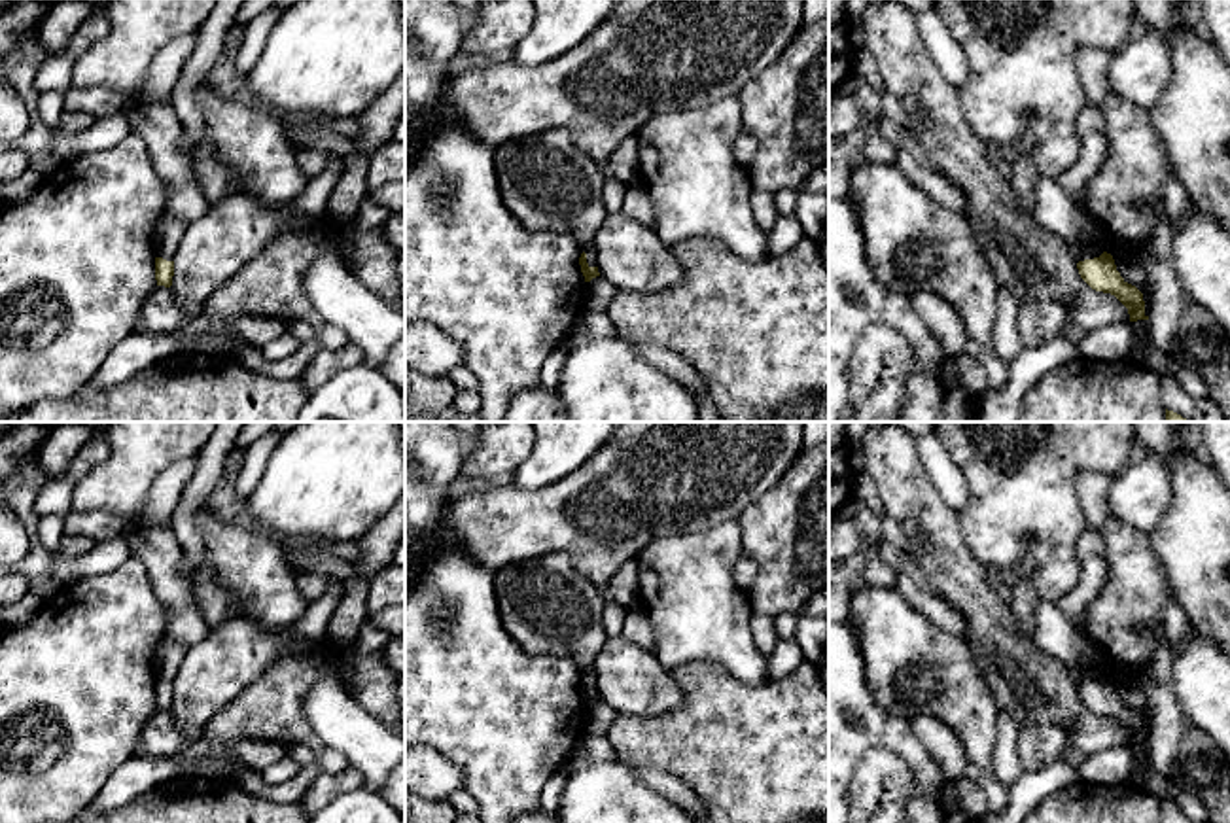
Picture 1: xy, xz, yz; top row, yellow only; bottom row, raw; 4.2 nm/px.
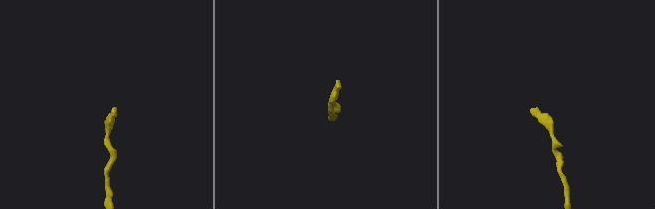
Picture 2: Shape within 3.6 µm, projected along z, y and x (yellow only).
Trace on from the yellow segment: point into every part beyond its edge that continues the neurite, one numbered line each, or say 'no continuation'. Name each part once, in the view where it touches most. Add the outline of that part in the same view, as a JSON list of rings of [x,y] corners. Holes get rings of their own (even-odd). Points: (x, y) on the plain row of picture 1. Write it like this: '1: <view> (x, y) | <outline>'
1: yz (1054, 632) | [[[1041,600],[1035,609],[1033,639],[1065,666],[1077,687],[1105,675],[1107,666],[1099,647],[1065,617],[1058,604]]]

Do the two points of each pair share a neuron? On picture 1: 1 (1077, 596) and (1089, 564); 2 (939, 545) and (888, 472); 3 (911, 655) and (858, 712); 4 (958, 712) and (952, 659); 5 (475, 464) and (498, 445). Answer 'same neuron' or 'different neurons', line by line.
1: same neuron
2: same neuron
3: different neurons
4: same neuron
5: same neuron

